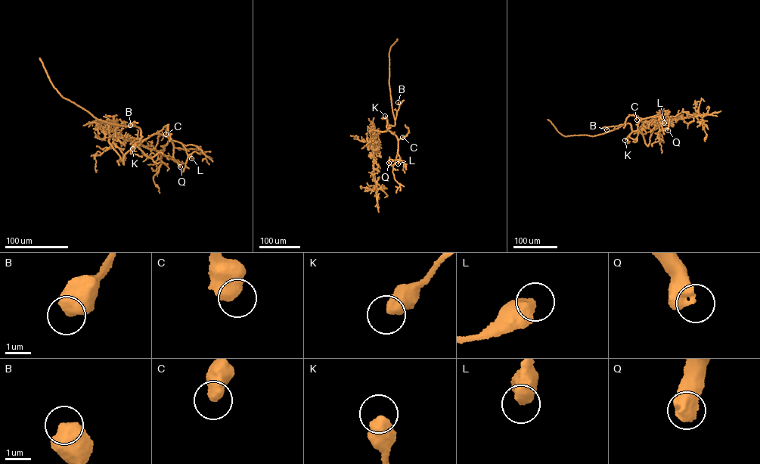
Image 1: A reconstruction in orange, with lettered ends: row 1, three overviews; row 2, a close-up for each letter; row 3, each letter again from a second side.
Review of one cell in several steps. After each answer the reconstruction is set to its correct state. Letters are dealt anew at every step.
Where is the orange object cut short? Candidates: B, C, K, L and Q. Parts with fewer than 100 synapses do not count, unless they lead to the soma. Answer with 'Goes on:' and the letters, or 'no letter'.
Goes on: Q

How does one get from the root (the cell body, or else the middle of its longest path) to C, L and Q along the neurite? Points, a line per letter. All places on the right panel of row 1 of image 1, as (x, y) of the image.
C: (640, 133), (637, 129), (641, 119), (634, 115), (637, 119)
L: (640, 133), (637, 129), (641, 119), (657, 116), (659, 123), (664, 123)
Q: (640, 133), (637, 129), (639, 122), (656, 115), (665, 114), (668, 117), (668, 130)

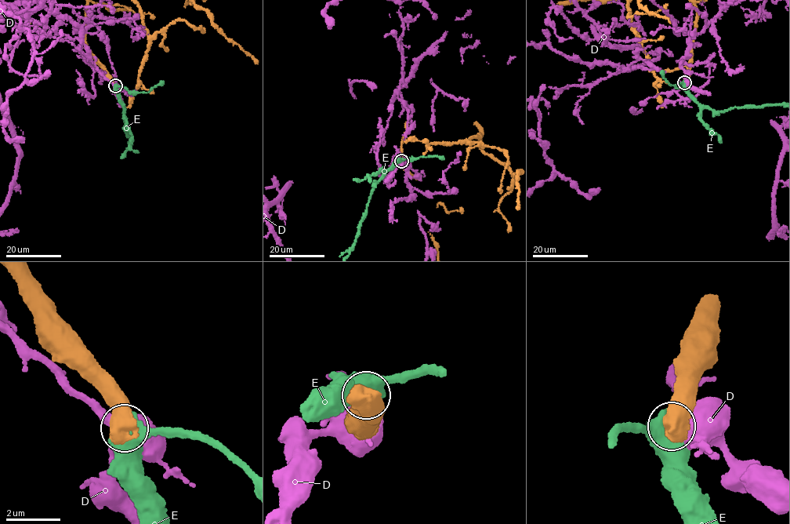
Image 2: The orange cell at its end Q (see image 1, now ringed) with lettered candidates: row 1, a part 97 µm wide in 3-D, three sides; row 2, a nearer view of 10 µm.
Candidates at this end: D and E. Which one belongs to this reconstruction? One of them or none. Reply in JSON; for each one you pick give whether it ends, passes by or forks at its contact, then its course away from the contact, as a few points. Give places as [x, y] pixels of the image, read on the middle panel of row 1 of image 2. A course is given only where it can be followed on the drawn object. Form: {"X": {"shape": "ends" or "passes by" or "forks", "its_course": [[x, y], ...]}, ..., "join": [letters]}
{"E": {"shape": "passes by", "its_course": [[400, 161], [397, 159], [385, 172], [371, 192], [359, 233]]}, "join": ["E"]}

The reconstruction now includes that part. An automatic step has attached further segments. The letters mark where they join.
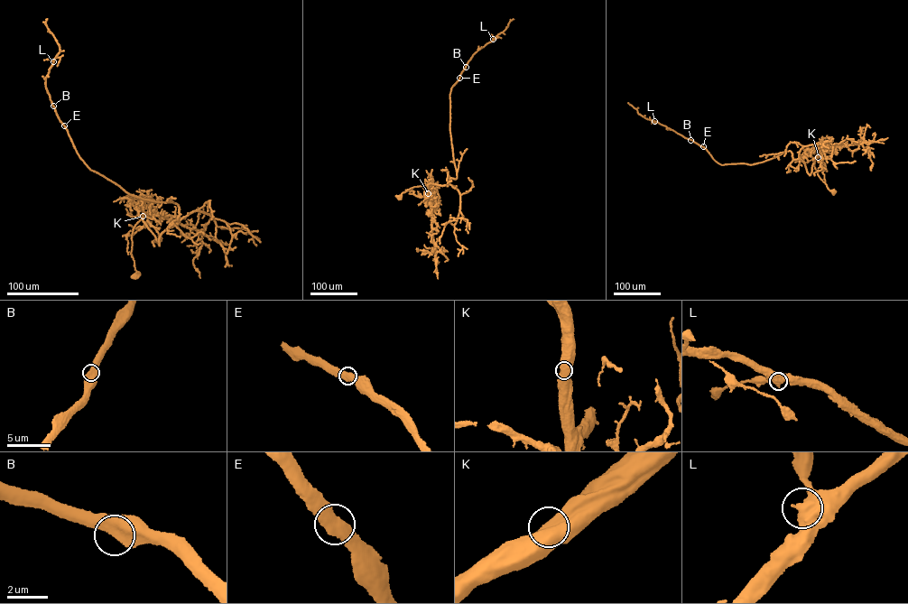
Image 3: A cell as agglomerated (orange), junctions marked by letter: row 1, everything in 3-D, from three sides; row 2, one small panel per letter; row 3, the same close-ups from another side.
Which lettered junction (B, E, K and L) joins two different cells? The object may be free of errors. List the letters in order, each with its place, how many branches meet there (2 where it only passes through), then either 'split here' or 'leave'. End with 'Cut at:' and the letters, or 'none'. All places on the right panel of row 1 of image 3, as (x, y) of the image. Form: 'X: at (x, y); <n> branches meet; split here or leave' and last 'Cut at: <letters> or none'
B: at (690, 140); 2 branches meet; leave
E: at (703, 146); 2 branches meet; leave
K: at (818, 157); 1 branches meet; leave
L: at (654, 121); 2 branches meet; leave
Cut at: none

